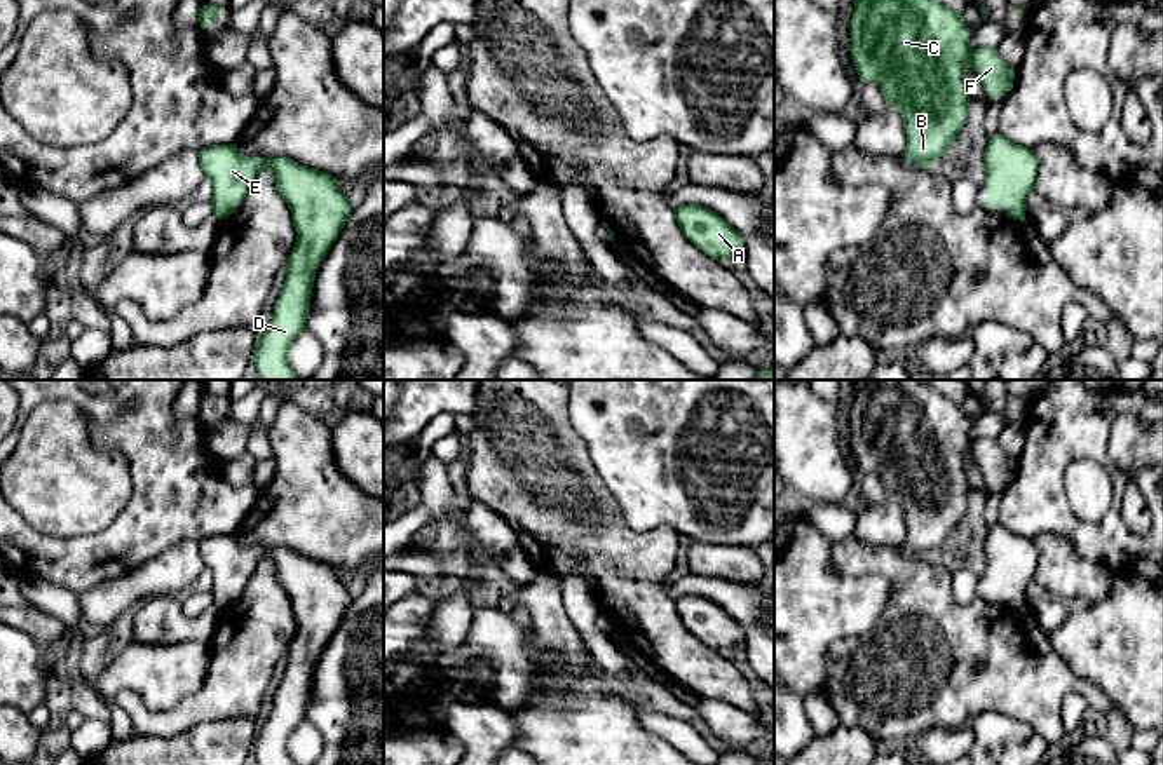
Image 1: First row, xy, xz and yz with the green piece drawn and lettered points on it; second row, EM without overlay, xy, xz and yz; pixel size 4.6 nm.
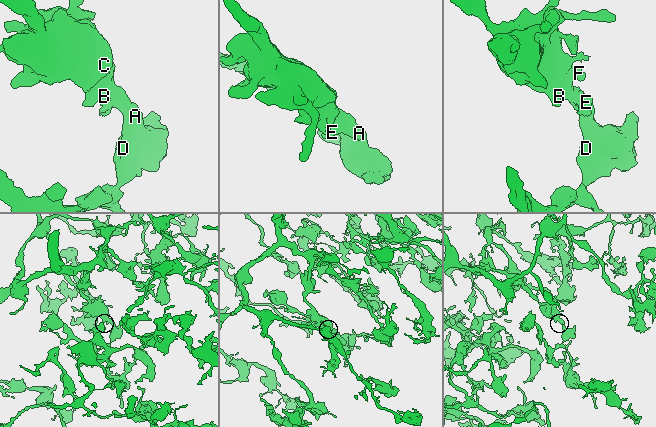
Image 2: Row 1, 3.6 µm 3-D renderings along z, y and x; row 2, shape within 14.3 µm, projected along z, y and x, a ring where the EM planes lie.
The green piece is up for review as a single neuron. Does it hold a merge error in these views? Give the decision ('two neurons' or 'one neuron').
one neuron

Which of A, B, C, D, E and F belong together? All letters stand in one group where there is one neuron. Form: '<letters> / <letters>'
A B C D E F

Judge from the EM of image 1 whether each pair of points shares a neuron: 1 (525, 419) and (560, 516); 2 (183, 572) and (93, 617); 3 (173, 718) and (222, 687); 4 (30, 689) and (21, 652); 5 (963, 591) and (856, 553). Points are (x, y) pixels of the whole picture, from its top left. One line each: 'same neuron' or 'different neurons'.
1: same neuron
2: same neuron
3: same neuron
4: same neuron
5: different neurons

